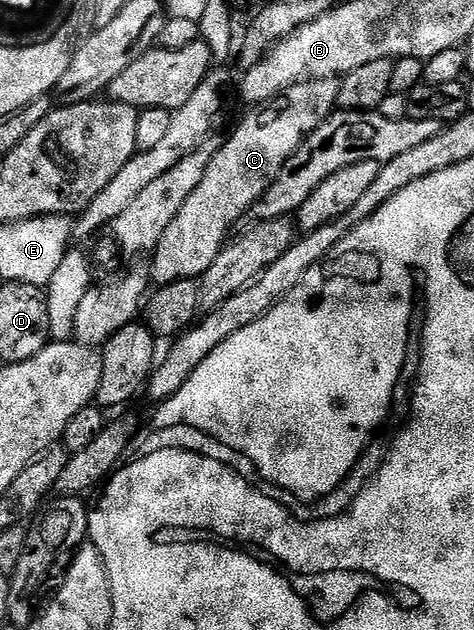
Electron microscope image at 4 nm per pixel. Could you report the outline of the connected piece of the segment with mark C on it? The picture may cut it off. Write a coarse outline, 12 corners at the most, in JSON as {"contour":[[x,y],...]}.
{"contour":[[304,80],[220,143],[150,257],[159,286],[198,281],[231,227],[336,111]]}

